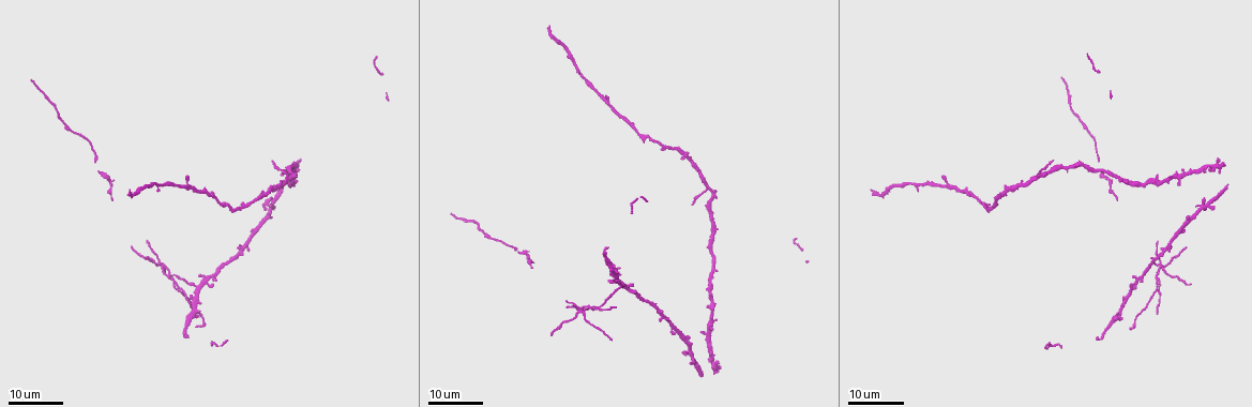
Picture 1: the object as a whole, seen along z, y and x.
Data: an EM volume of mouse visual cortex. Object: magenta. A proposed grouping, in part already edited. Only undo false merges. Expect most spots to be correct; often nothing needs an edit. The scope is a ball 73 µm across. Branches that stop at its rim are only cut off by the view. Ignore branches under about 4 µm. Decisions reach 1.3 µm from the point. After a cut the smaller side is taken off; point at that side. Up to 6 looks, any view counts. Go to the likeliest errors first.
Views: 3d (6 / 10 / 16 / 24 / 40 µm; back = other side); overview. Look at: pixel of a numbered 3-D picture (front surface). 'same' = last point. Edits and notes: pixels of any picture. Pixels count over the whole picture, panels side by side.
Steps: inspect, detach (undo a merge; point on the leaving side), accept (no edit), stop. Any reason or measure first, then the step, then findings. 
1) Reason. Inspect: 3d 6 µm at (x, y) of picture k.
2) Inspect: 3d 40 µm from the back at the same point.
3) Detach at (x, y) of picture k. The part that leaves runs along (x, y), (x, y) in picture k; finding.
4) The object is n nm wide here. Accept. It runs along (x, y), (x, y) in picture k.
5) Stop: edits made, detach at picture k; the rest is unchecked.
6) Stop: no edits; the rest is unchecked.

Four or more arms meet. Inspect: 3d 16 µm at (576, 313) of picture 1.

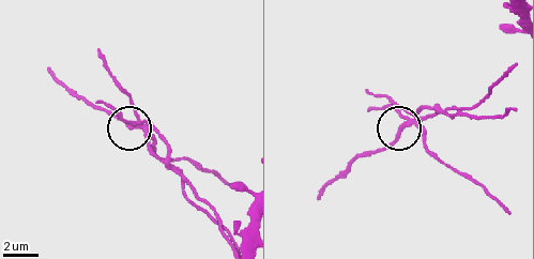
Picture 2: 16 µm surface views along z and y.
Closer look. Inspect: 3d 10 µm at (139, 126) of picture 2.

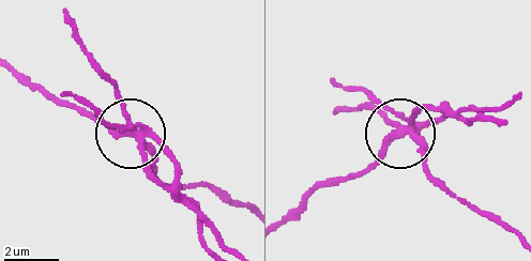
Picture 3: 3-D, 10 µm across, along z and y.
Inspect: 3d 10 µm from the back at (395, 133) of picture 3.

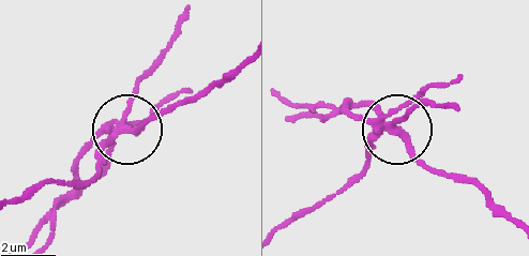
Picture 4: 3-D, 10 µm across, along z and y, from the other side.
The object is 250 nm wide here. Detach at (85, 153) of picture 4. The part that leaves runs along (389, 125), (368, 107), (301, 107), (287, 101) in picture 4; a second neuron is stuck on.

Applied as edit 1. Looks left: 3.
Redraw. Inspect: overview.

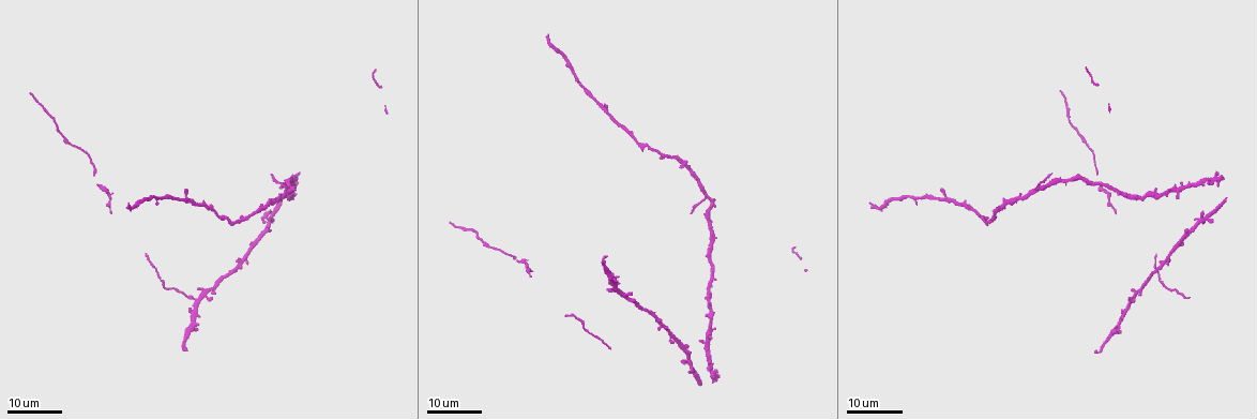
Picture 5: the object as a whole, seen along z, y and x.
A fork. Inspect: 3d 24 µm at (287, 191) of picture 5.

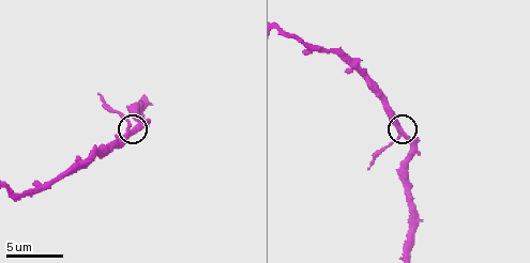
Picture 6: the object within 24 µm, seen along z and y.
Inspect: 3d 10 µm at (130, 125) of picture 6.

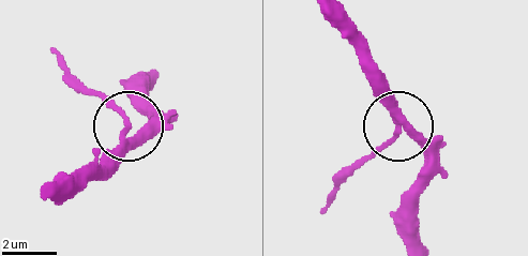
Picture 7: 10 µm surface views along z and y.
The side arm is 5 µm long. Detach at (124, 114) of picture 7. The part that leaves runs along (122, 137), (122, 119), (56, 53) in picture 7; a second neuron is stuck on.

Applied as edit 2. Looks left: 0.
Stop: edits made, detach at picture 4, detach at picture 7; the rest is unchecked.

